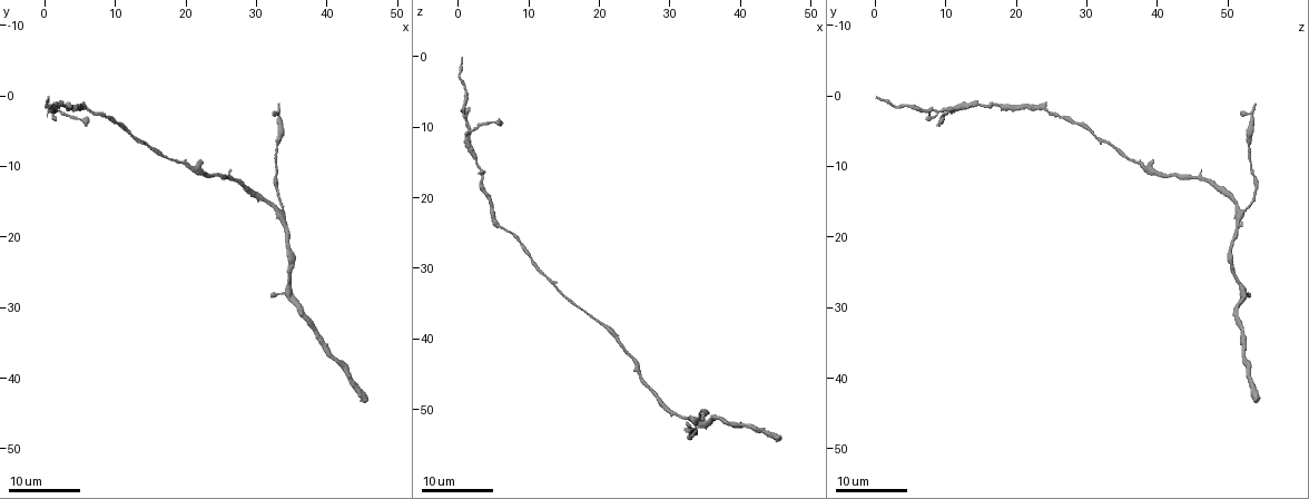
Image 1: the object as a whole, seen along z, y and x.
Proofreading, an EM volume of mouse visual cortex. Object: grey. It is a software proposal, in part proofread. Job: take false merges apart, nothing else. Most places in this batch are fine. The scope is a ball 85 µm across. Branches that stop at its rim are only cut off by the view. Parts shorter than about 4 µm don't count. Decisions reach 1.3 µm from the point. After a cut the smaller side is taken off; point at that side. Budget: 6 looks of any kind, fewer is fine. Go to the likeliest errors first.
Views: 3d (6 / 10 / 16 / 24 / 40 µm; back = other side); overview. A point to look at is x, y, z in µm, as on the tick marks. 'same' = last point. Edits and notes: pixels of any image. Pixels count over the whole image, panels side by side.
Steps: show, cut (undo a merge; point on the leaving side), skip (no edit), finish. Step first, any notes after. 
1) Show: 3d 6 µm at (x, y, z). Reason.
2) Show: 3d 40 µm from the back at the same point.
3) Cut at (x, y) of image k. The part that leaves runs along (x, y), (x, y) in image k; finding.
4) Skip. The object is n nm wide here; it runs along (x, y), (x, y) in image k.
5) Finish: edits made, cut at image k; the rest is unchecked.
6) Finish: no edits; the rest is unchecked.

Show: 3d 16 µm at (1.5, 2.0, 10.5). A fork.

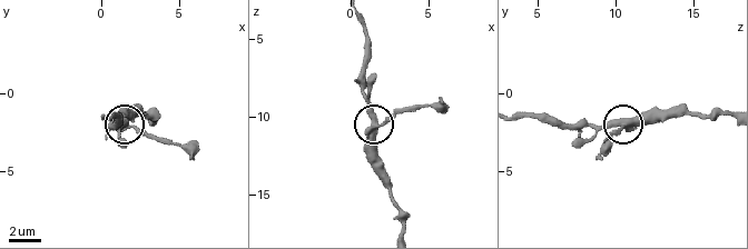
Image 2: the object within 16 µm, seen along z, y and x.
Show: 3d 10 µm at (1.8, 2.0, 10.4).

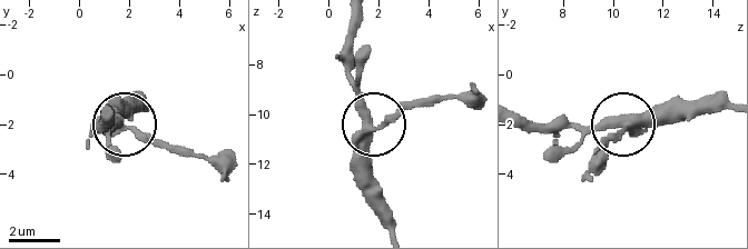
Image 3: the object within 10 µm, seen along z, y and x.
Cut at (397, 118) of image 3. 3 arms meet here; the part that leaves runs along (366, 132), (409, 109), (460, 95), (479, 101) in image 3; a second cell is stuck on.

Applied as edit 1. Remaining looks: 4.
Show: overview.

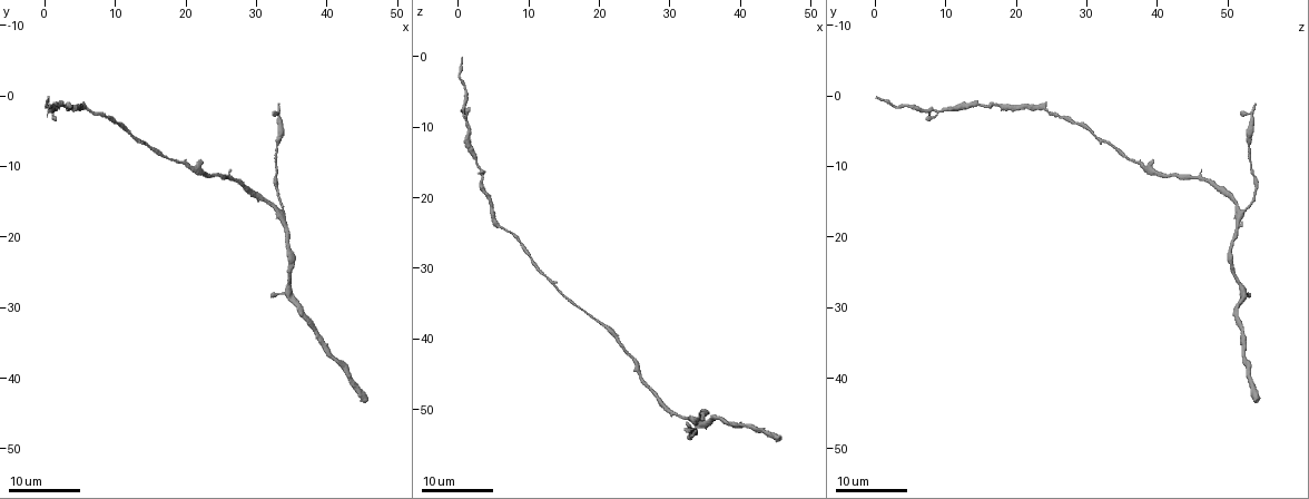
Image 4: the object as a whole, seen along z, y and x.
Show: 3d 16 µm at (33.0, 7.0, 53.0). Calibre changes.

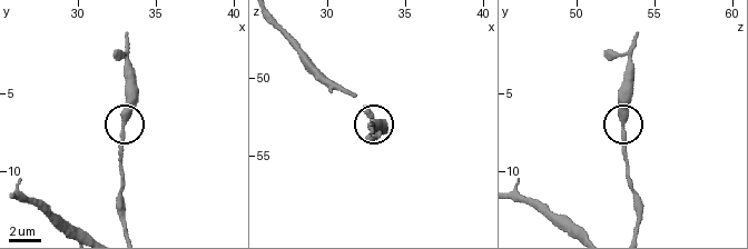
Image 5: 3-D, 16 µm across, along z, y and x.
Show: 3d 10 µm at (33.0, 6.4, 53.0). Closer look.

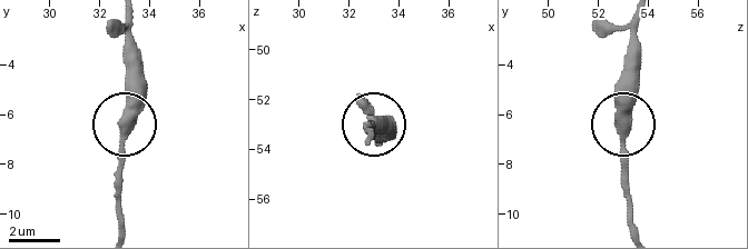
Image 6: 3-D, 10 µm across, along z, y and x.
Skip. It runs along (636, 229), (622, 140), (622, 59) in image 6; continuous, no second cell.

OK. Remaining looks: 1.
Finish: edits made, cut at image 3; the rest is unchecked.

